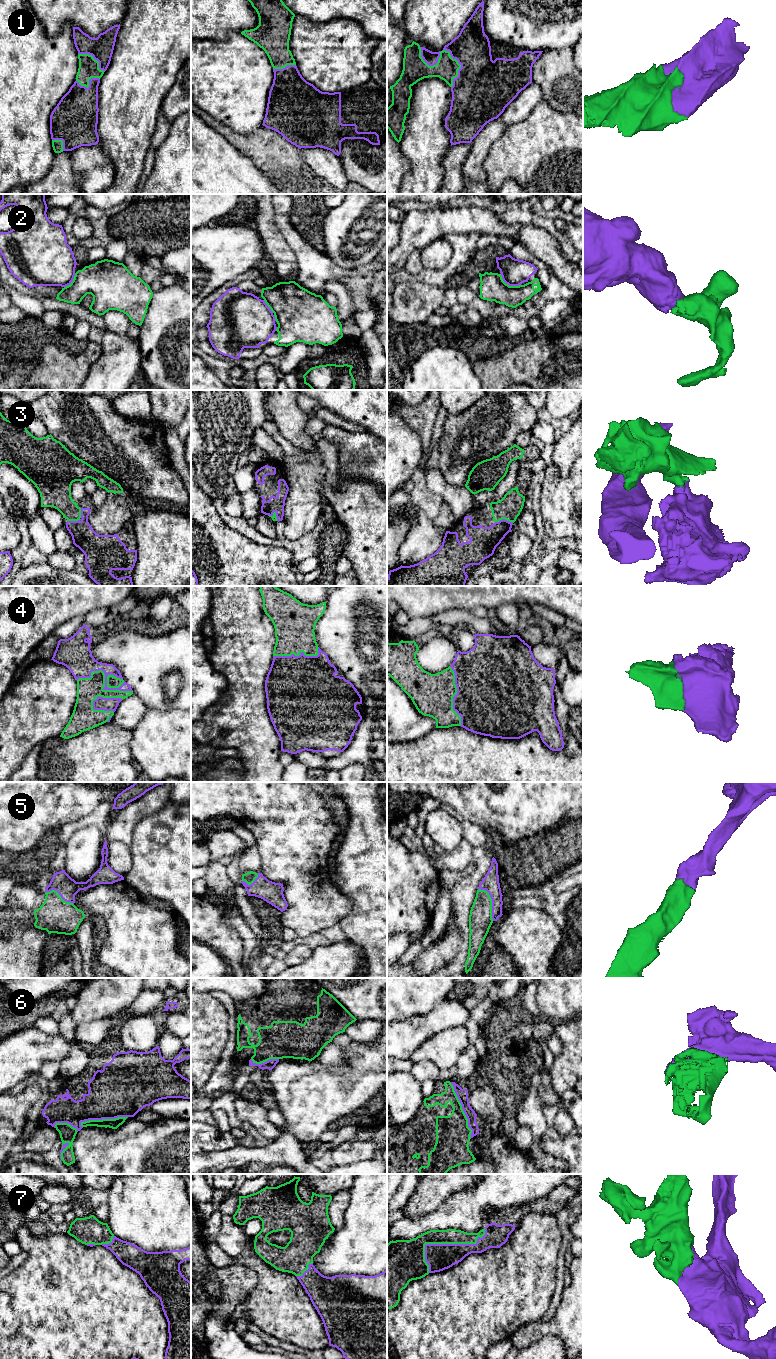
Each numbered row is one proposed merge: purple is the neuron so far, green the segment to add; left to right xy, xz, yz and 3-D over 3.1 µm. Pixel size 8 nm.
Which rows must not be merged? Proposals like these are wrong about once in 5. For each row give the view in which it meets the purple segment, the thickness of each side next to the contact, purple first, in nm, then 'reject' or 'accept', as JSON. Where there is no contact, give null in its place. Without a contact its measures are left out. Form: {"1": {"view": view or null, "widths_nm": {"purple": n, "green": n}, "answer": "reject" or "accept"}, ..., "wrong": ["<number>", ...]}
{"1": {"view": "yz", "widths_nm": {"purple": 300, "green": 180}, "answer": "accept"}, "2": {"view": "yz", "widths_nm": {"purple": 220, "green": 200}, "answer": "accept"}, "3": {"view": "yz", "widths_nm": {"purple": 220, "green": 190}, "answer": "accept"}, "4": {"view": "xy", "widths_nm": {"purple": 220, "green": 190}, "answer": "accept"}, "5": {"view": "yz", "widths_nm": {"purple": 140, "green": 190}, "answer": "accept"}, "6": {"view": "yz", "widths_nm": {"purple": 90, "green": 280}, "answer": "accept"}, "7": {"view": "yz", "widths_nm": {"purple": 220, "green": 160}, "answer": "accept"}, "wrong": []}

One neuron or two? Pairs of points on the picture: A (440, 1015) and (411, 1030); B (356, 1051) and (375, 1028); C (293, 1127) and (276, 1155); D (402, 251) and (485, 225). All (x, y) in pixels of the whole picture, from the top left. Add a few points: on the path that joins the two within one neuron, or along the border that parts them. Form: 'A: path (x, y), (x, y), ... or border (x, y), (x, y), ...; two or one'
A: path (433, 1022), (418, 1028); one
B: border (376, 1040), (370, 1044), (352, 1045); two
C: border (283, 1132), (292, 1134), (301, 1143); two
D: path (423, 230), (428, 225), (435, 223), (464, 223); one

